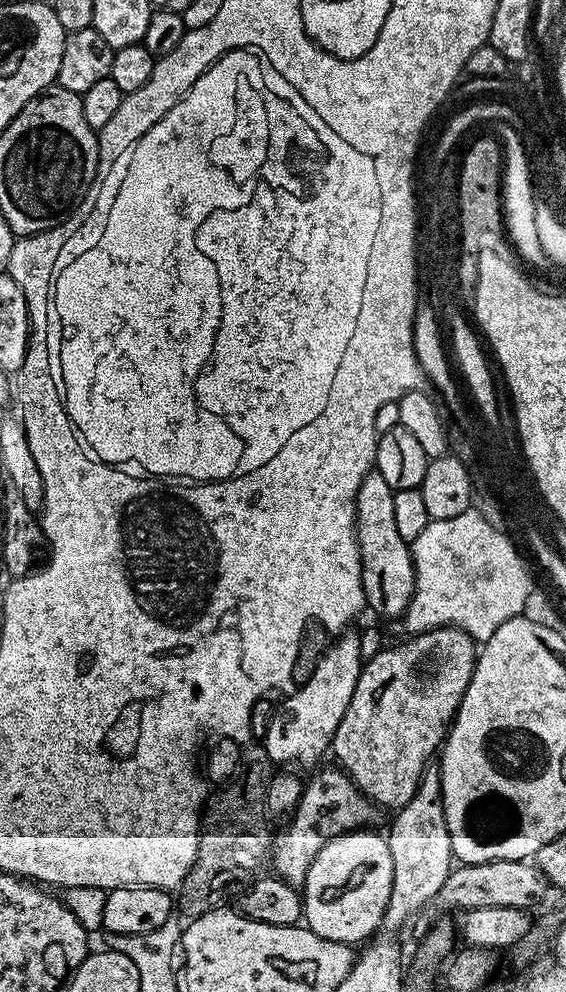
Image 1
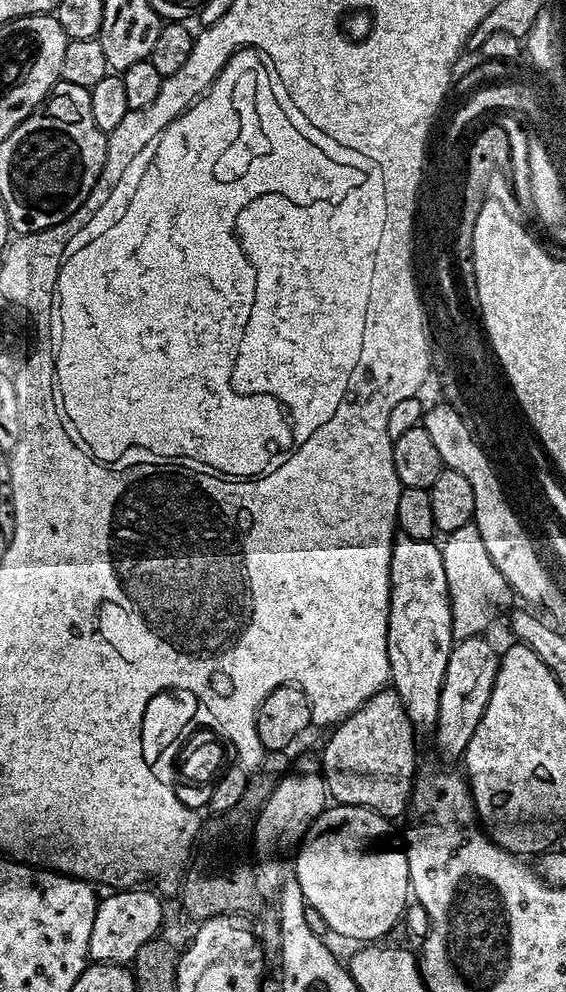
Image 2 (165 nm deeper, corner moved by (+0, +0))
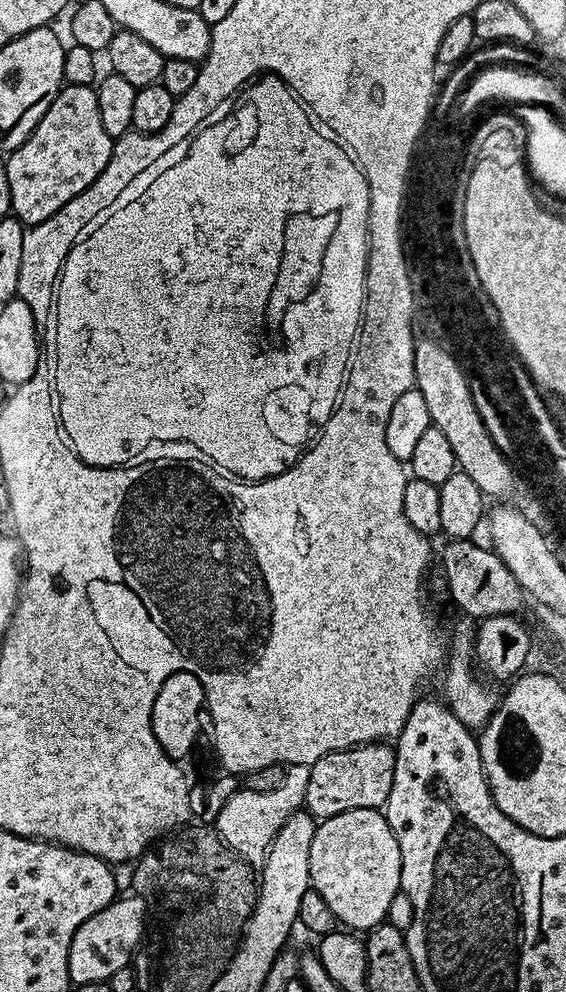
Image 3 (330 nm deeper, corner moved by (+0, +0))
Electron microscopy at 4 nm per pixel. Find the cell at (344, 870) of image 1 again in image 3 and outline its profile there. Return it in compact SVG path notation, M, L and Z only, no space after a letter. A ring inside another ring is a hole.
M375 808L346 810L328 820L319 821L314 842L310 842L310 878L311 887L318 894L322 894L322 898L326 898L326 906L330 906L337 921L345 929L371 930L385 923L390 904L394 901L396 892L401 891L401 887L398 838L394 838L394 830L390 830L383 811Z

